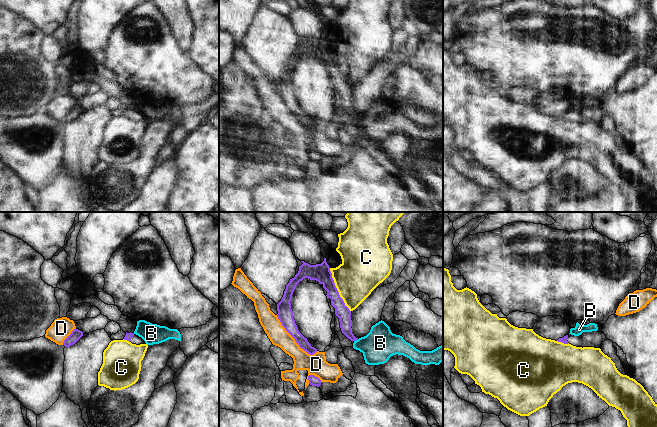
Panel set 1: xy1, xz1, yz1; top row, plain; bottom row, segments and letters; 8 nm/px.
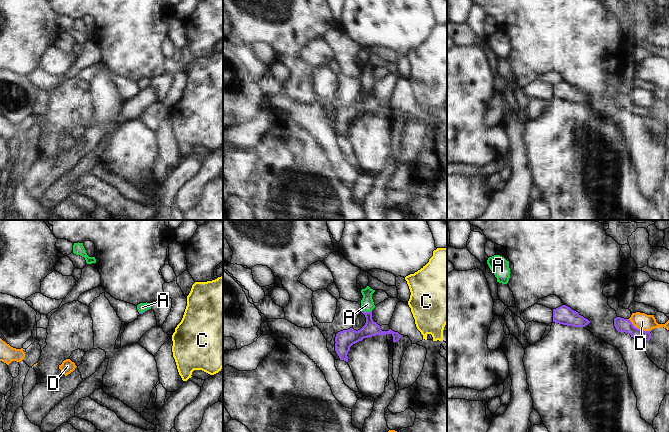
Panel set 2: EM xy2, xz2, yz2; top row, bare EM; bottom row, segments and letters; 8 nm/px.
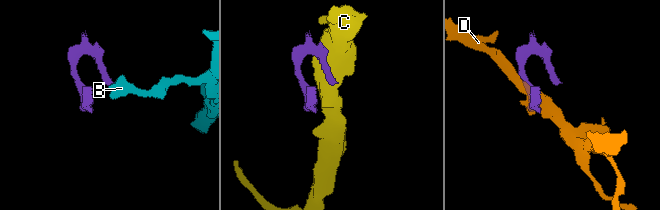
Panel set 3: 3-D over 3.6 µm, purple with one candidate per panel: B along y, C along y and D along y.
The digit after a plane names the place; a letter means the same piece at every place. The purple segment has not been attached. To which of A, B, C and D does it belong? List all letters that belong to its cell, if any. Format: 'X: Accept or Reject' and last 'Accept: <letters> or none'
A: Accept
B: Reject
C: Reject
D: Reject
Accept: A.

